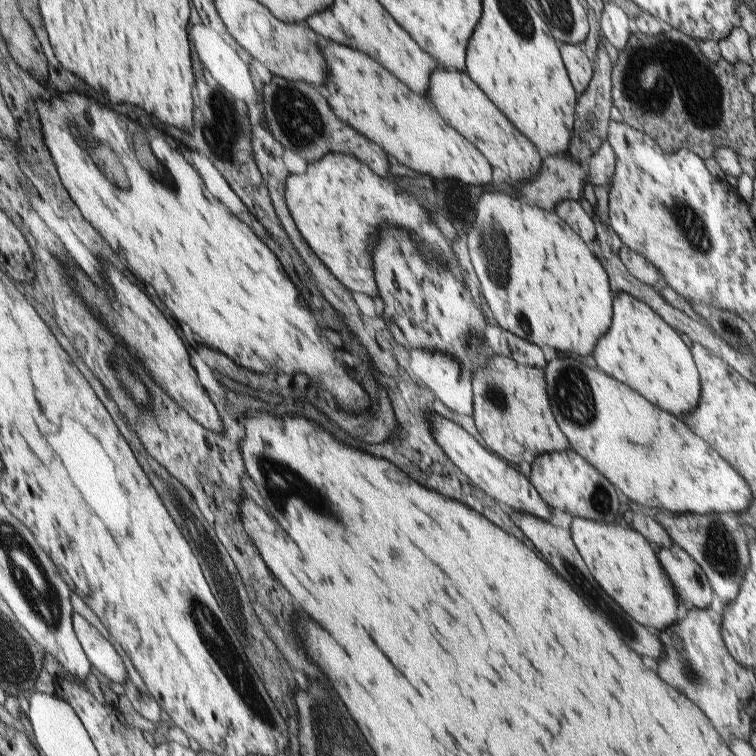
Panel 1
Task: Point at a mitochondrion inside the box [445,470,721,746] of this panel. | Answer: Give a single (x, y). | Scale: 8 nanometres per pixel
(624, 626)

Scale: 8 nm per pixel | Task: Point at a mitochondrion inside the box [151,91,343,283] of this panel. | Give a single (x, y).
(218, 132)

